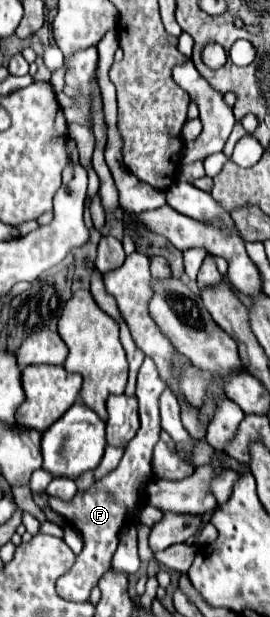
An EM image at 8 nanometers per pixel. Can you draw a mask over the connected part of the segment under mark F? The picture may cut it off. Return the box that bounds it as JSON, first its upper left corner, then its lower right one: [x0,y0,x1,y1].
[48,357,166,601]

